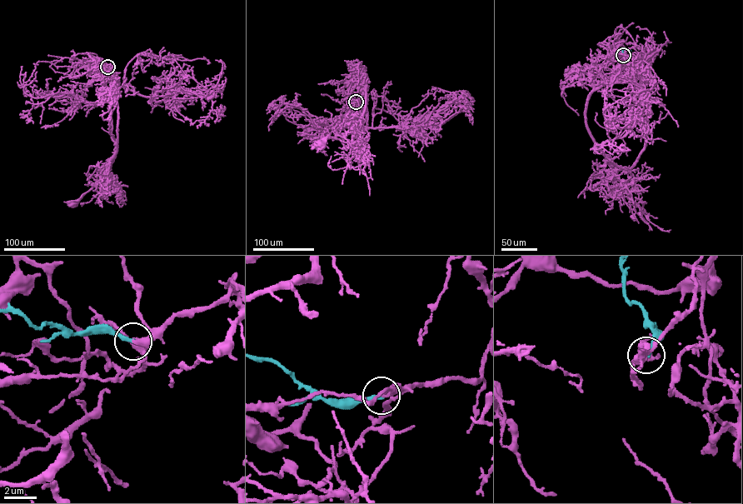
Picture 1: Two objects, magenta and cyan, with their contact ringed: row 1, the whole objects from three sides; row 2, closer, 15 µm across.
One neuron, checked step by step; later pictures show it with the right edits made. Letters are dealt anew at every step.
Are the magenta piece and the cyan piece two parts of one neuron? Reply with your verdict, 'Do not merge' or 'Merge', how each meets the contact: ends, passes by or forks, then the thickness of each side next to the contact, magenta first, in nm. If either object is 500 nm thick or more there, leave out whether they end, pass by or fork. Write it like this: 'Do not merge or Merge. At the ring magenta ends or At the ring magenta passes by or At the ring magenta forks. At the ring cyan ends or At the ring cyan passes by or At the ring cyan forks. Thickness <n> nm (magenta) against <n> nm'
Merge. At the ring magenta passes by. At the ring cyan ends. Thickness 280 nm (magenta) against 240 nm

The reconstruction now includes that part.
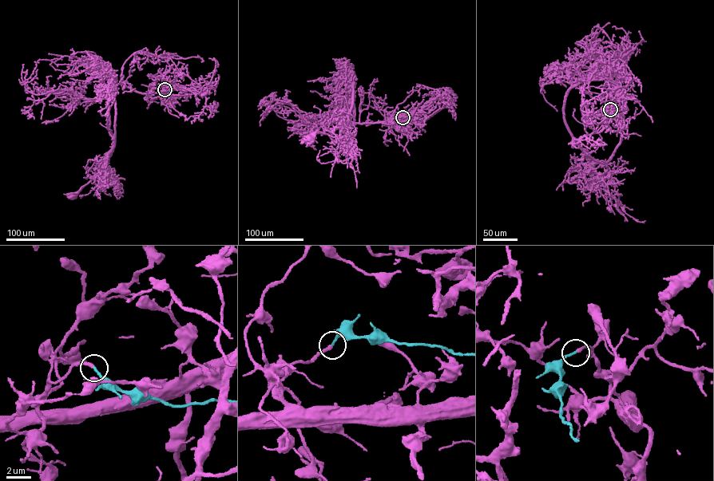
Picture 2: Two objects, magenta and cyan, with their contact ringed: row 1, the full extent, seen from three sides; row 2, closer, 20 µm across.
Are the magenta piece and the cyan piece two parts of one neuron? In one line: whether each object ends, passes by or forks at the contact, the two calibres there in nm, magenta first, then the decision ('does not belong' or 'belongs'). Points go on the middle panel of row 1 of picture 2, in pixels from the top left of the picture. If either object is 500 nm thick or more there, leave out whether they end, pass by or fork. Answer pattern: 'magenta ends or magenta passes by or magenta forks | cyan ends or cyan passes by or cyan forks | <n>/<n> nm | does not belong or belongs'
magenta ends | cyan ends | 260/190 nm | belongs

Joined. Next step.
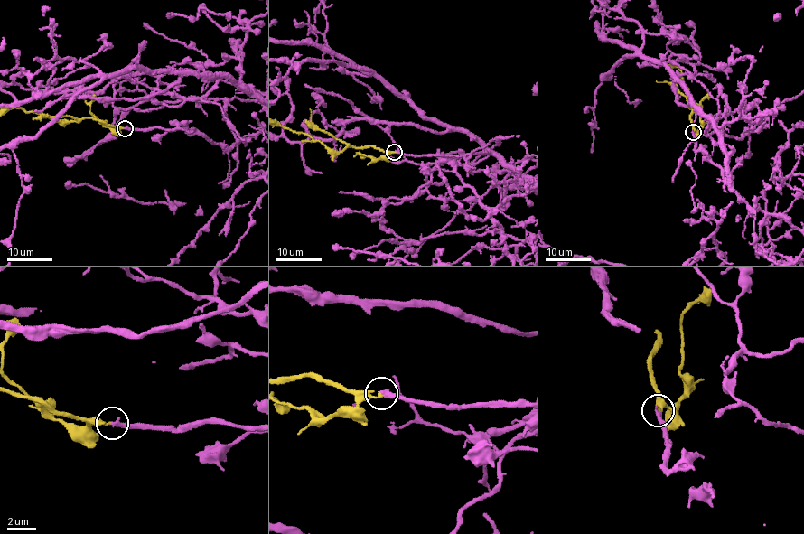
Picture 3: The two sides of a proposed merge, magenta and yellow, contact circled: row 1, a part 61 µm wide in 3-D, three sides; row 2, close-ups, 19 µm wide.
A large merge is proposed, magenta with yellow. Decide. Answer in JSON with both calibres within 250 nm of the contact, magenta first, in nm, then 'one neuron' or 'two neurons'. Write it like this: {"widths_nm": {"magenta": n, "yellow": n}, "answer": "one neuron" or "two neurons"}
{"widths_nm": {"magenta": 320, "yellow": 200}, "answer": "one neuron"}

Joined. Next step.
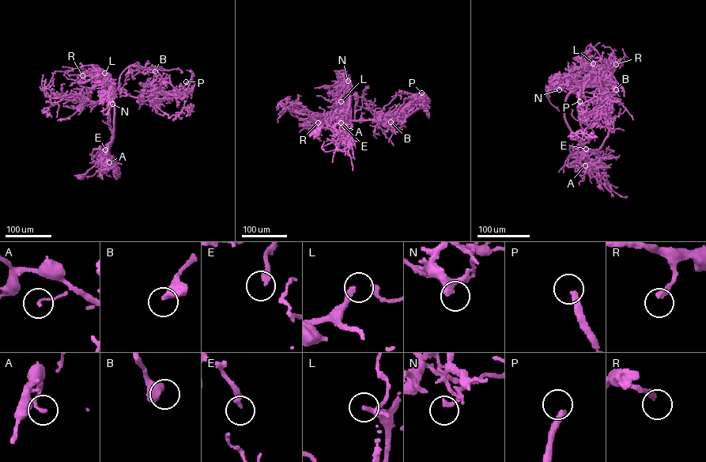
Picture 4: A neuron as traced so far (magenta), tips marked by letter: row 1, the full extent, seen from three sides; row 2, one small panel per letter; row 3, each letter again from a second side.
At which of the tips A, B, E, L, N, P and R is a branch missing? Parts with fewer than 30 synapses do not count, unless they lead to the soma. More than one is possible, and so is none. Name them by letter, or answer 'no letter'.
L, P

